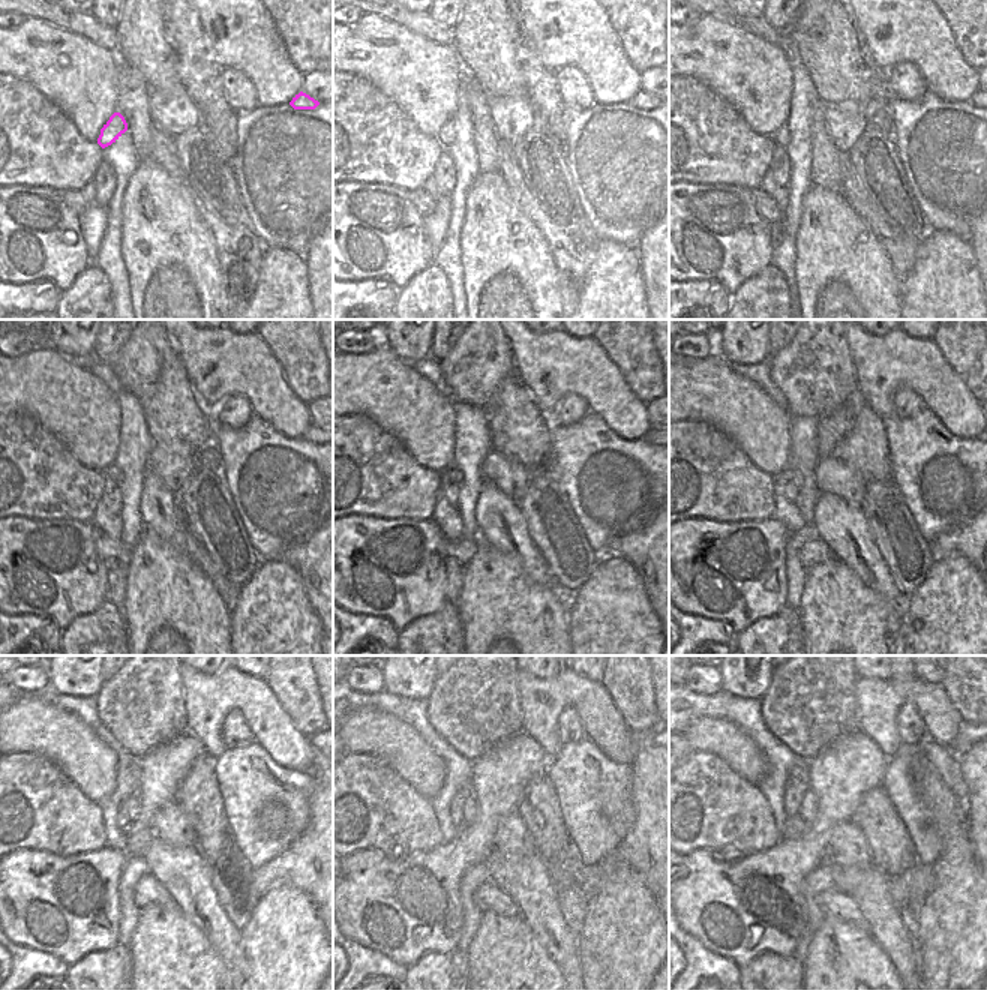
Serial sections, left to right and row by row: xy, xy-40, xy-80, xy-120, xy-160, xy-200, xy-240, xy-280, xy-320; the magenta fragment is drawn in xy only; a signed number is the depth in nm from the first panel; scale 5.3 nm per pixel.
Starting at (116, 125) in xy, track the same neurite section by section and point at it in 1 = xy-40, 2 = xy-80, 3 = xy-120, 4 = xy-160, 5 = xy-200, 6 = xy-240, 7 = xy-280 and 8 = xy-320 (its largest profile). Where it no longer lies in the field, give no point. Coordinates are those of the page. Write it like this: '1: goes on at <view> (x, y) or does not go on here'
1: goes on at xy-40 (446, 135)
2: goes on at xy-80 (782, 137)
3: goes on at xy-120 (113, 471)
4: goes on at xy-160 (453, 474)
5: goes on at xy-200 (794, 476)
6: goes on at xy-240 (132, 803)
7: goes on at xy-280 (470, 809)
8: goes on at xy-320 (809, 806)

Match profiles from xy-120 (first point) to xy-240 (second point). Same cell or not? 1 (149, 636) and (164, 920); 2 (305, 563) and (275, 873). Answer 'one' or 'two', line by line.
1: one
2: one

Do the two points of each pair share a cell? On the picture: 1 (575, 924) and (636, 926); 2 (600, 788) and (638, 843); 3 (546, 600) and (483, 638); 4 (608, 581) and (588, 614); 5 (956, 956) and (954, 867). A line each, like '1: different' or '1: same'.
1: different
2: different
3: same
4: same
5: same

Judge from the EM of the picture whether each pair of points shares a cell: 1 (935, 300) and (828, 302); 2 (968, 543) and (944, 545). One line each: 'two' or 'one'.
1: two
2: one

